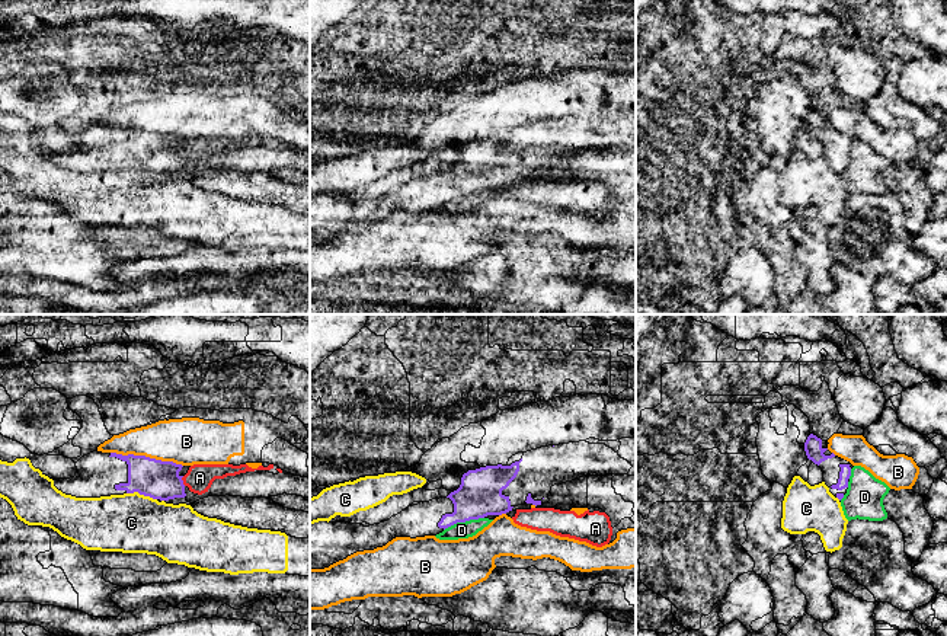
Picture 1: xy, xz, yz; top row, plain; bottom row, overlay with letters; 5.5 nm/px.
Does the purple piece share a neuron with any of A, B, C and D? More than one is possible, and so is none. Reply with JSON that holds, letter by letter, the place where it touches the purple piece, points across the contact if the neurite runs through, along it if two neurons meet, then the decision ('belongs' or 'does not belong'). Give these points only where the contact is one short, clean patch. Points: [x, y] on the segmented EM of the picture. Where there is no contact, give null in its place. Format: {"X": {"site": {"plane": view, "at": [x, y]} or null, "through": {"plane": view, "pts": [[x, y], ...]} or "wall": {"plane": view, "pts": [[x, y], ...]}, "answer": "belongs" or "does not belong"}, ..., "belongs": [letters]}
{"A": {"site": {"plane": "xy", "at": [182, 481]}, "wall": {"plane": "xy", "pts": [[182, 476], [185, 485]]}, "answer": "does not belong"}, "B": {"site": {"plane": "xy", "at": [147, 457]}, "answer": "does not belong"}, "C": {"site": {"plane": "xy", "at": [141, 494]}, "answer": "does not belong"}, "D": {"site": {"plane": "xz", "at": [463, 521]}, "wall": {"plane": "xz", "pts": [[483, 517], [457, 521], [444, 530]]}, "answer": "does not belong"}, "belongs": []}

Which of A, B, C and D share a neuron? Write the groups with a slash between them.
A D / B / C

